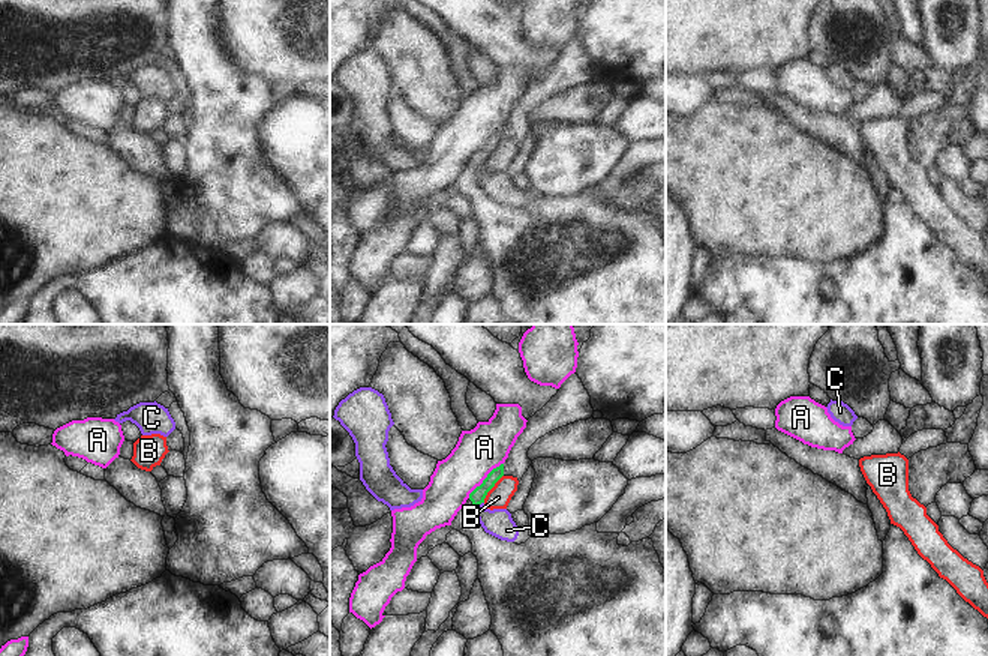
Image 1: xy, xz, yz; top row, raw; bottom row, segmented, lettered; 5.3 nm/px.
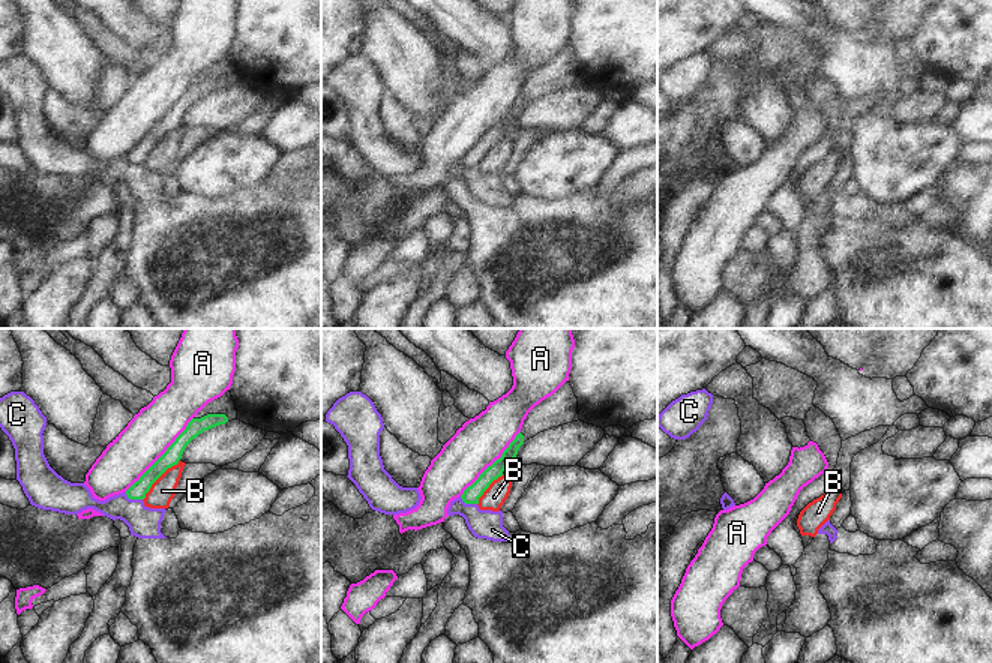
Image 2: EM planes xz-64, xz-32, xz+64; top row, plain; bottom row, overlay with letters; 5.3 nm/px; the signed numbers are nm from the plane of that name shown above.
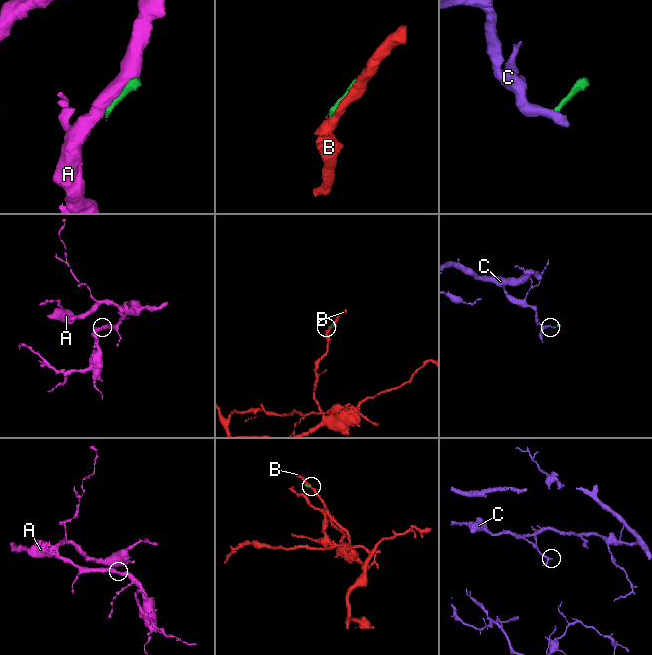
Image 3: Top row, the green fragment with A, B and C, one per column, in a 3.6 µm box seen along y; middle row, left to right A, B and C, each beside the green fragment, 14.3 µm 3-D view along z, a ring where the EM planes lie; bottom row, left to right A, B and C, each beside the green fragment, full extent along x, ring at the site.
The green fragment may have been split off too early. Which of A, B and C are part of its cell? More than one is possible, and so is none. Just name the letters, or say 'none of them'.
none of them

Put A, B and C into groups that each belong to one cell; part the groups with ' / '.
A / B / C

